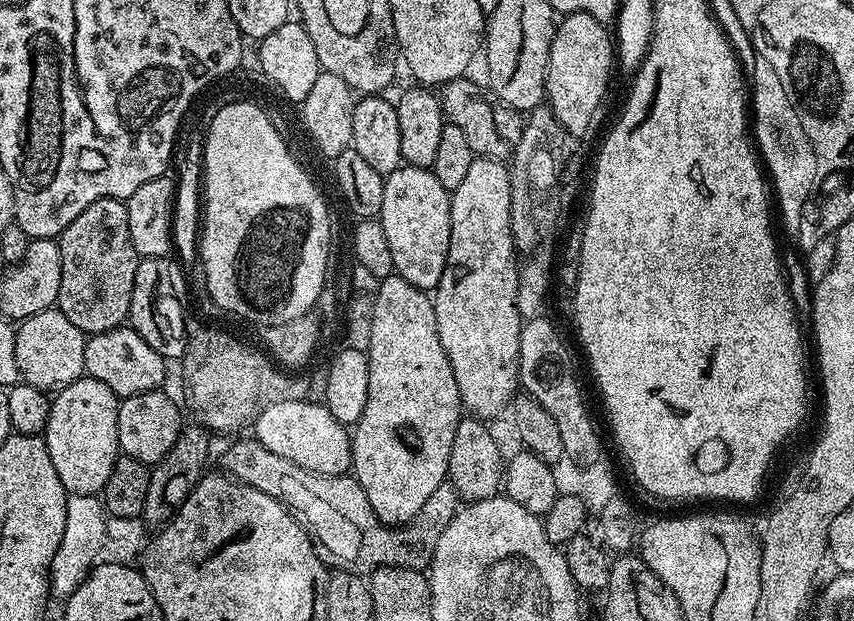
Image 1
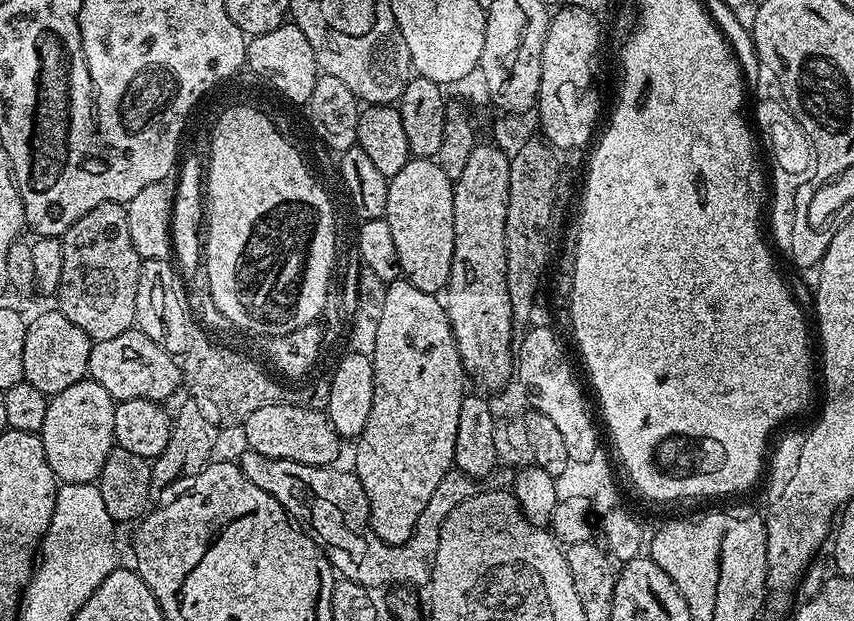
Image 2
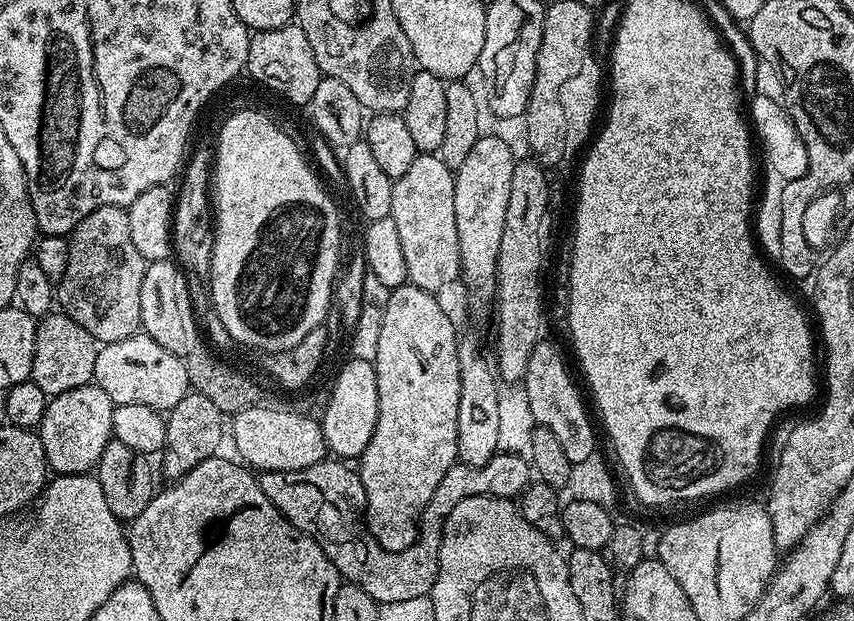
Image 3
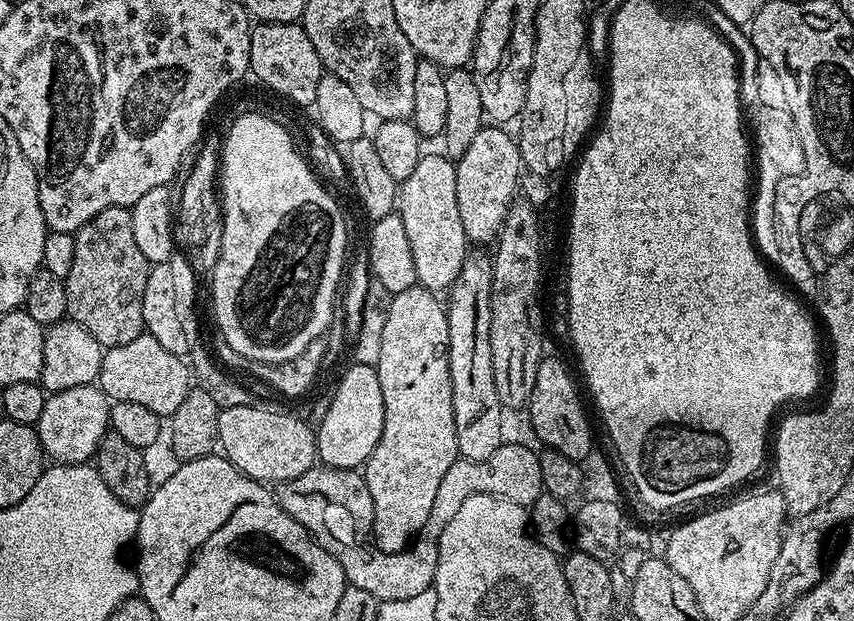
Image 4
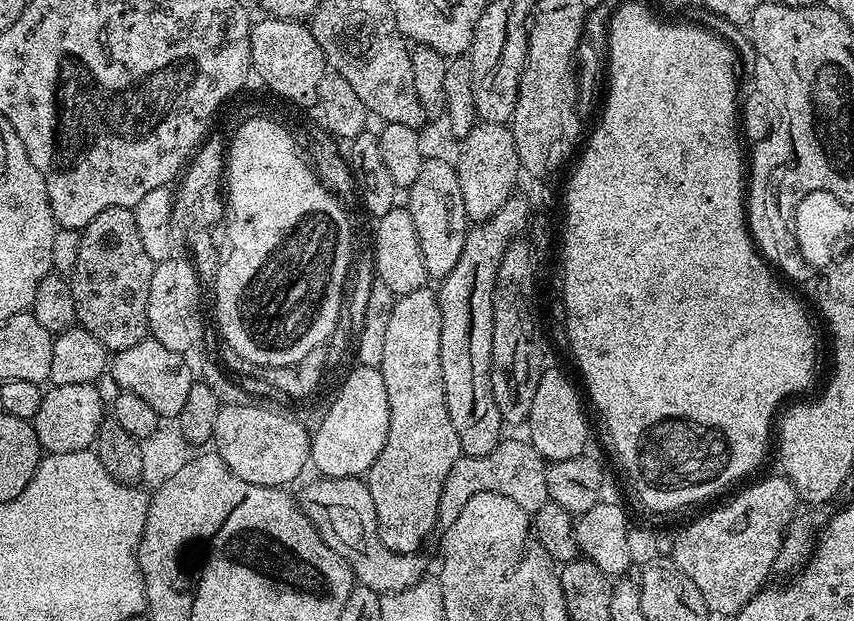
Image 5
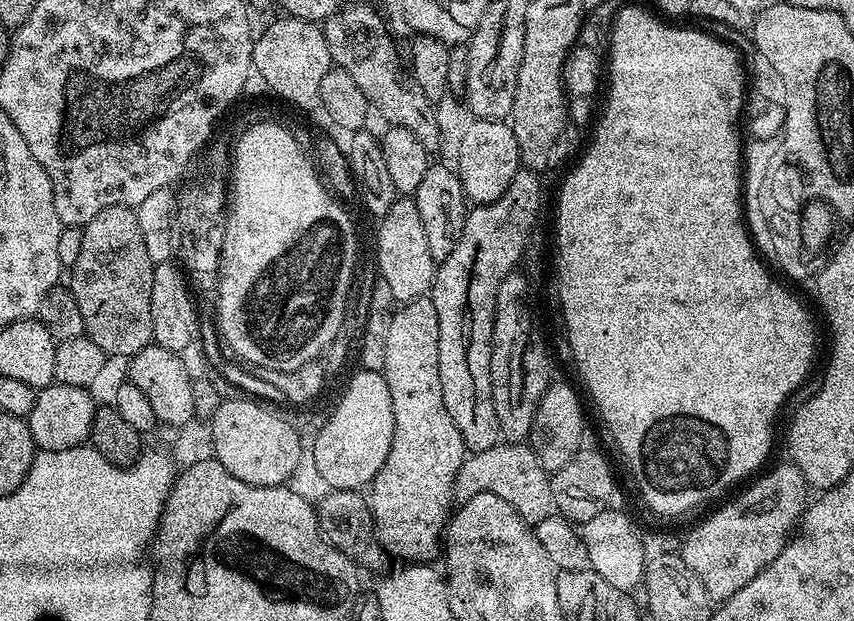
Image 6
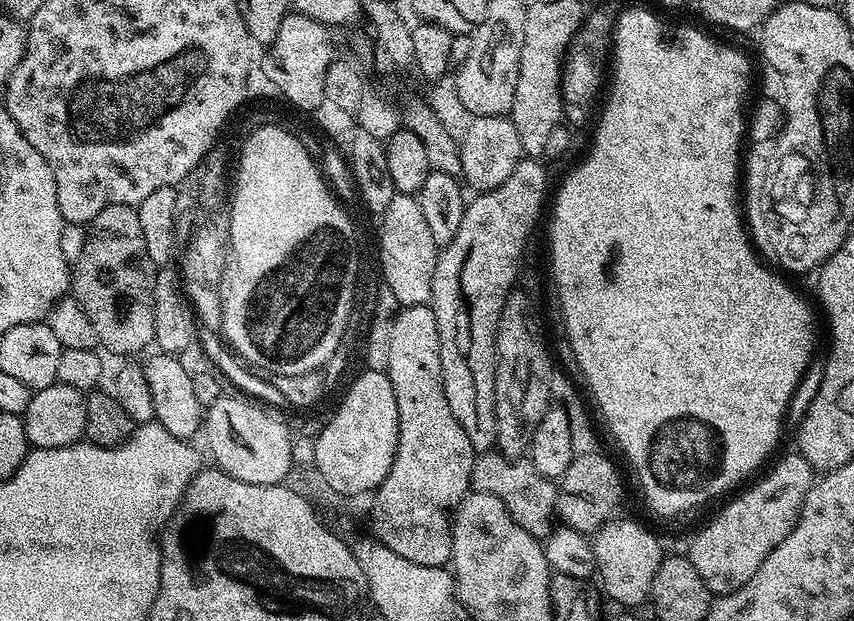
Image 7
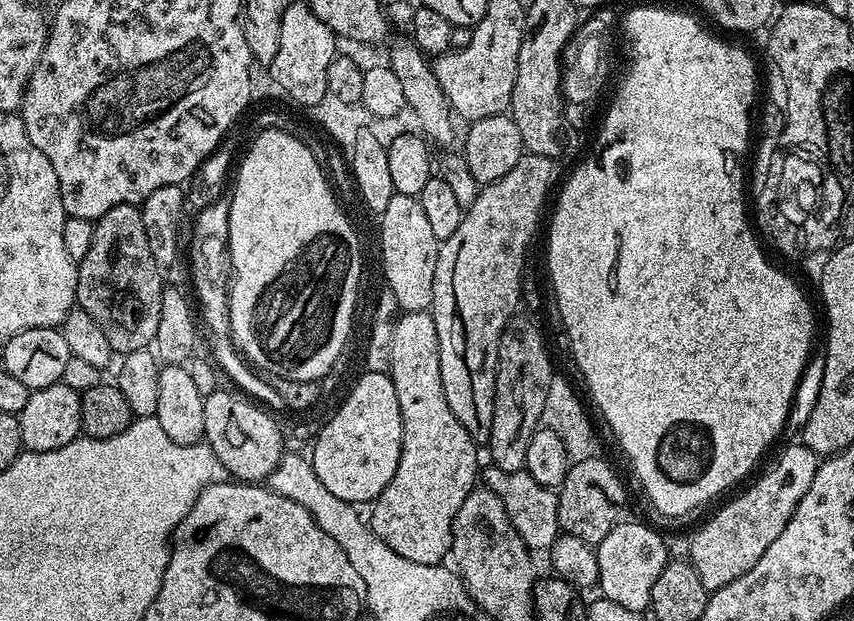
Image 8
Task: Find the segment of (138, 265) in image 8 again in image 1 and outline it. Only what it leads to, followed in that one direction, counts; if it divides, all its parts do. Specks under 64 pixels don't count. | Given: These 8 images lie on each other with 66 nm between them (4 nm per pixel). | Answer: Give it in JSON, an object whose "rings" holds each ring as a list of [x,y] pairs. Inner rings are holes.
{"rings":[[[99,200],[58,237],[61,252],[61,286],[56,304],[78,330],[86,334],[108,332],[128,320],[130,298],[134,294],[134,274],[138,257],[130,242],[128,205],[122,200]]]}

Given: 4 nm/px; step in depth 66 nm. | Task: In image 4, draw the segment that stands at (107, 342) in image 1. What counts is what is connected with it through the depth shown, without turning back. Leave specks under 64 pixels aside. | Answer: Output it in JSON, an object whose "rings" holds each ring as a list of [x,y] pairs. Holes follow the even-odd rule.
{"rings":[[[145,334],[134,338],[134,342],[126,342],[126,346],[114,346],[105,351],[98,386],[108,395],[109,401],[138,402],[138,406],[154,410],[154,414],[158,414],[161,418],[171,418],[178,410],[178,406],[182,406],[182,398],[186,398],[188,393],[190,368],[185,357],[175,356],[173,352],[166,350],[166,346],[162,346],[162,342],[158,342],[158,338]]]}

